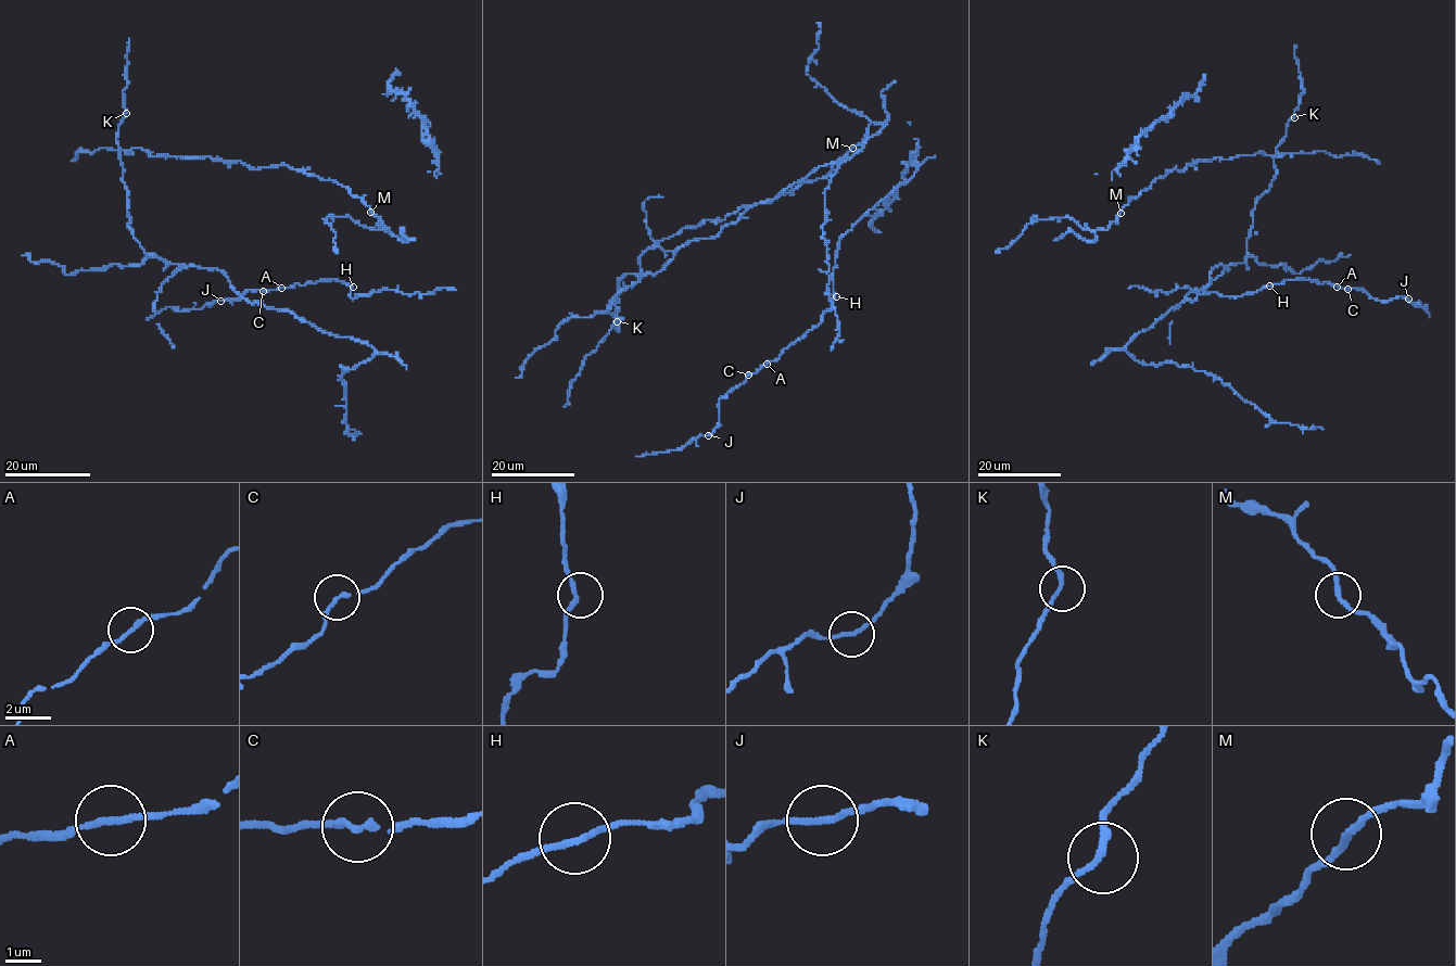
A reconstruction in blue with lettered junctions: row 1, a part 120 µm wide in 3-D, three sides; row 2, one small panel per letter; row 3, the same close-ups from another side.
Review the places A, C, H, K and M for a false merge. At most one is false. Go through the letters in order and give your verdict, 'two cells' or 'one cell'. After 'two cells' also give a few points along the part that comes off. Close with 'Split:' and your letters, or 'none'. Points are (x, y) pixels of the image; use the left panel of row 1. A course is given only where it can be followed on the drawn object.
A: one cell
C: one cell
H: one cell
K: one cell
M: one cell
Split: none

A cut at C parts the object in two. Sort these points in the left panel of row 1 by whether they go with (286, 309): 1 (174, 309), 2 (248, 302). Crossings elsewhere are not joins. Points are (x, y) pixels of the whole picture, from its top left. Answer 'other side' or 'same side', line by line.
1: other side
2: same side

